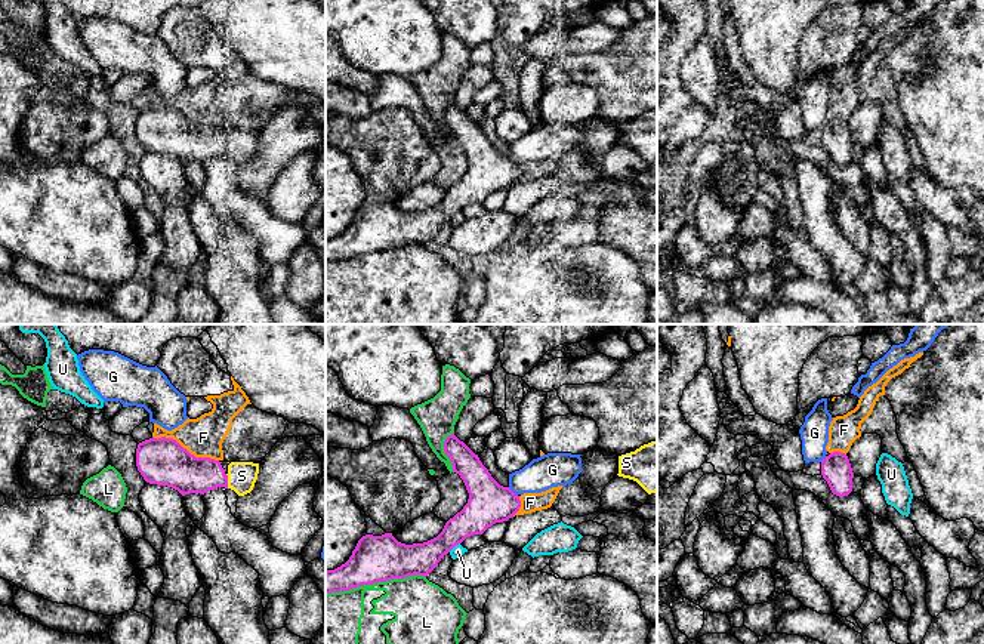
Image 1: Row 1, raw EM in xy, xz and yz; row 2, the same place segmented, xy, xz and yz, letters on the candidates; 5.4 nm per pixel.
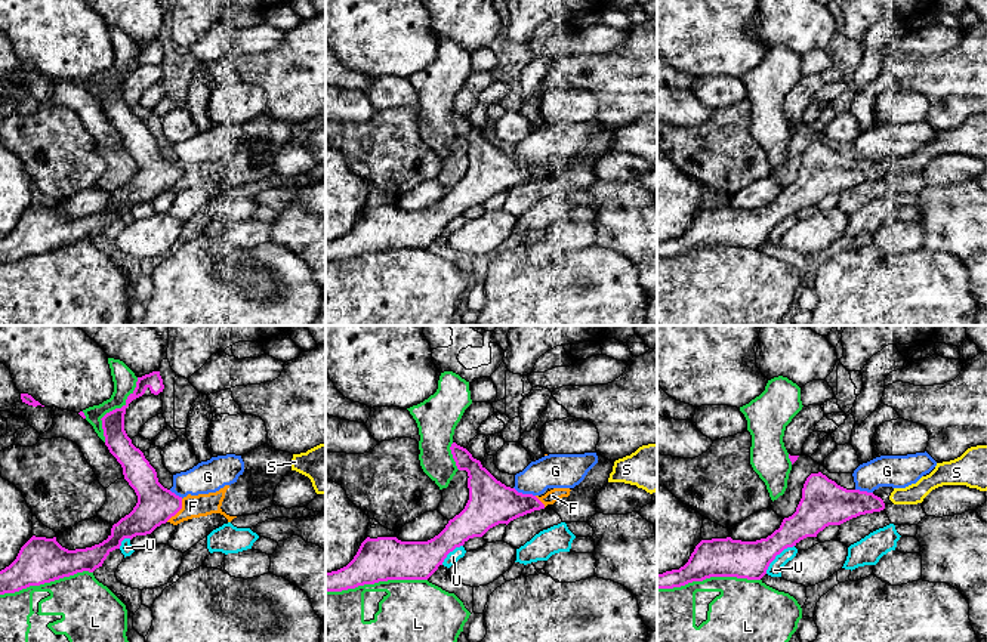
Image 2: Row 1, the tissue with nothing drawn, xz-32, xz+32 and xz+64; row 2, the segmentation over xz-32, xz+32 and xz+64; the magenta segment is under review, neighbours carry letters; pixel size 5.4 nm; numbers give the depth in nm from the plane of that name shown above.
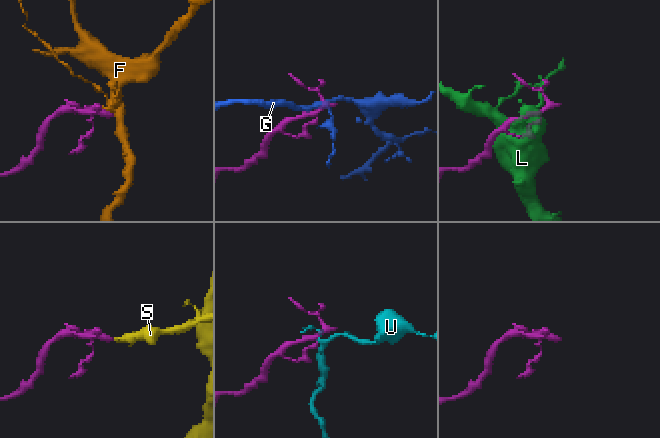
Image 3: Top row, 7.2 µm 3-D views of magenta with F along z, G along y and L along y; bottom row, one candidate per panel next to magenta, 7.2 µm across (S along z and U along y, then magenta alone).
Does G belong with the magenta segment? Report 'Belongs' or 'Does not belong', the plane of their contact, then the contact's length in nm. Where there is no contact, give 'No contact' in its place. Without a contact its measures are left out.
Does not belong. Touches magenta in xz. Shared border 70 nm

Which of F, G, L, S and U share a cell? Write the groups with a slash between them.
F / G / L / S / U

